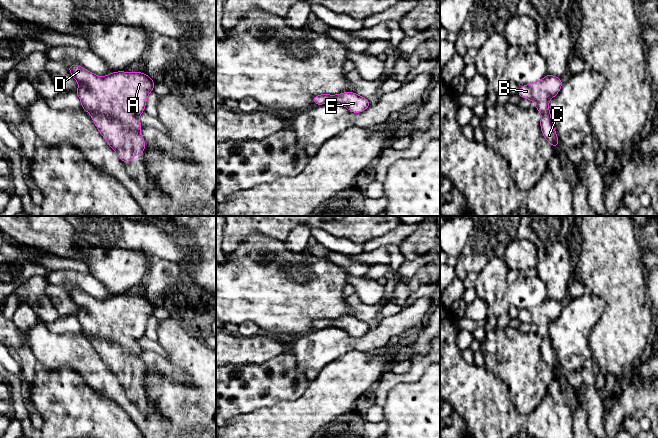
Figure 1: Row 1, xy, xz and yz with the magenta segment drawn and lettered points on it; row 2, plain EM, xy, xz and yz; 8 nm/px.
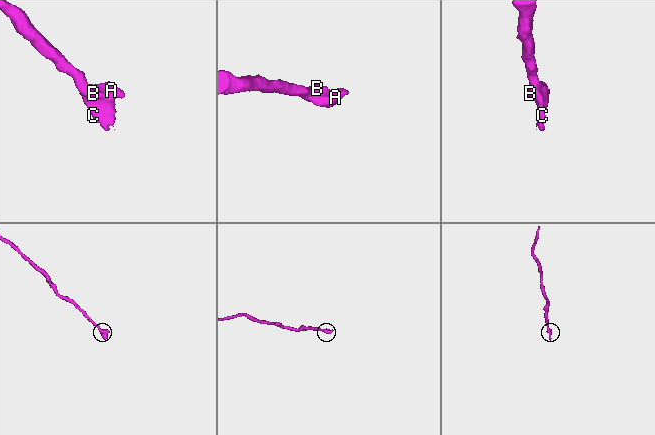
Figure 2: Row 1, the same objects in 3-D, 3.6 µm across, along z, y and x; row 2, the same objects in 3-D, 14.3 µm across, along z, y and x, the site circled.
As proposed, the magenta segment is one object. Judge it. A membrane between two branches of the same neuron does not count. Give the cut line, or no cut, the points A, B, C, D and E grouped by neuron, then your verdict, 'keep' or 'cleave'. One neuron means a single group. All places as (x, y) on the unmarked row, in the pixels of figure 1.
no cut | A B C D E | keep

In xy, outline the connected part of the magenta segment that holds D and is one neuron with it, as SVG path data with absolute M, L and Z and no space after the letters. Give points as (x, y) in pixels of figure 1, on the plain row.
M79 289L67 291L79 307L75 316L82 333L90 338L120 383L127 388L135 379L142 379L146 366L140 360L143 349L138 340L145 335L155 305L148 298L135 295L118 295L100 301Z

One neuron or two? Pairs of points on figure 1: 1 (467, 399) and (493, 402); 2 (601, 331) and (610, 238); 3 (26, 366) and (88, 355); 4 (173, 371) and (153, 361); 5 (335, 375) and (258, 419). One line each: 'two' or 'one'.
1: one
2: one
3: two
4: one
5: one

